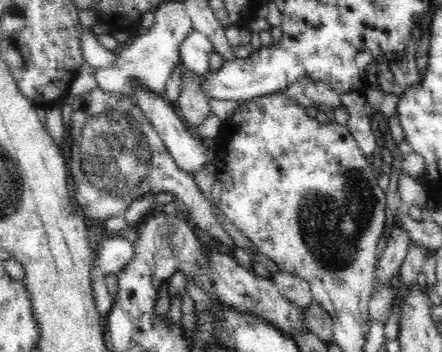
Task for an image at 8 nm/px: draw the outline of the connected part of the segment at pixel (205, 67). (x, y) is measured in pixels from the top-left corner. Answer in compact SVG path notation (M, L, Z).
M196 30L188 34L180 46L179 62L202 76L209 70L209 58L213 52L213 45L209 38Z

